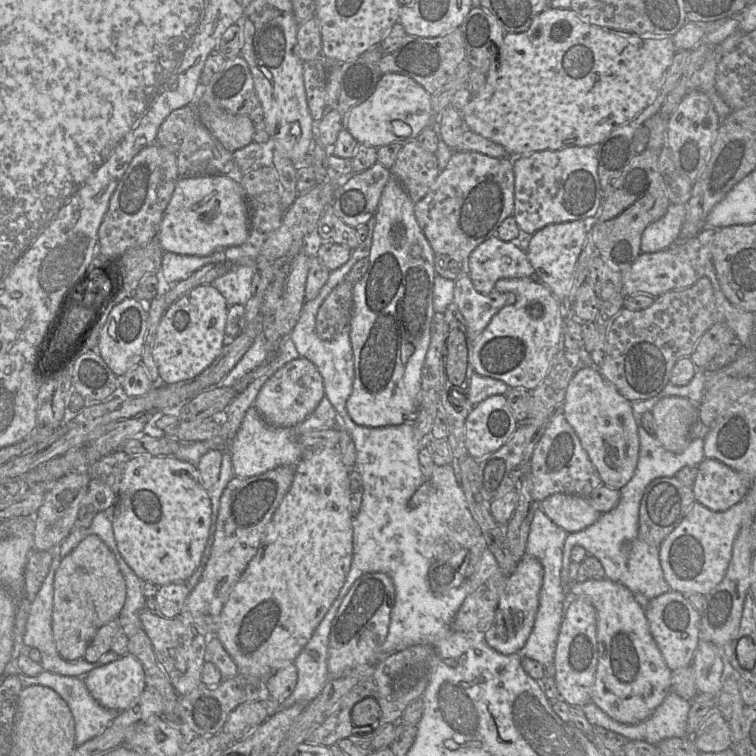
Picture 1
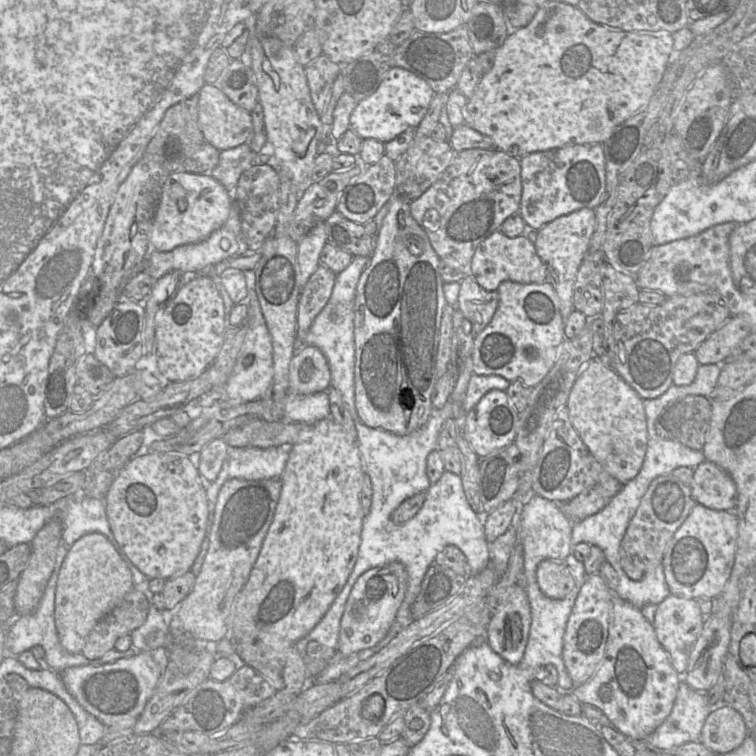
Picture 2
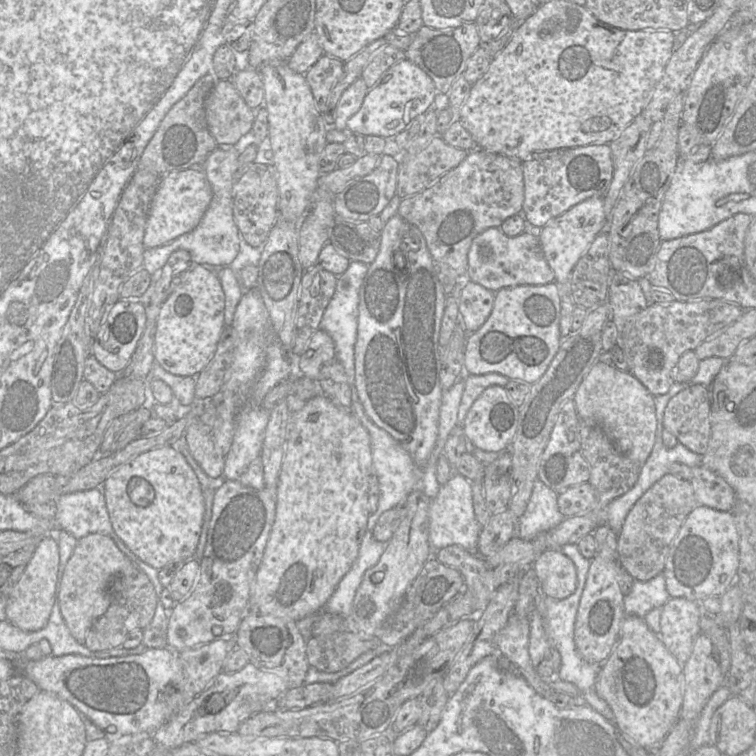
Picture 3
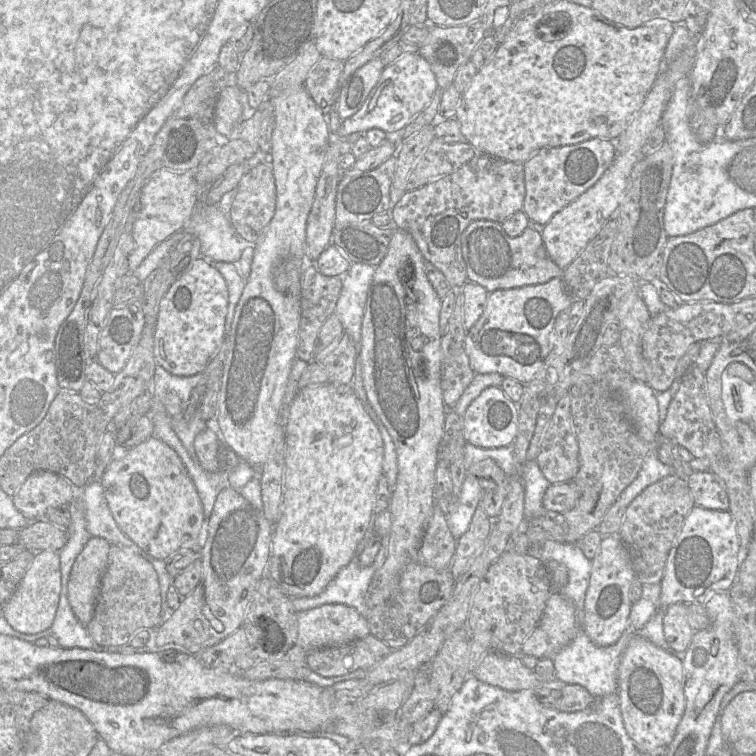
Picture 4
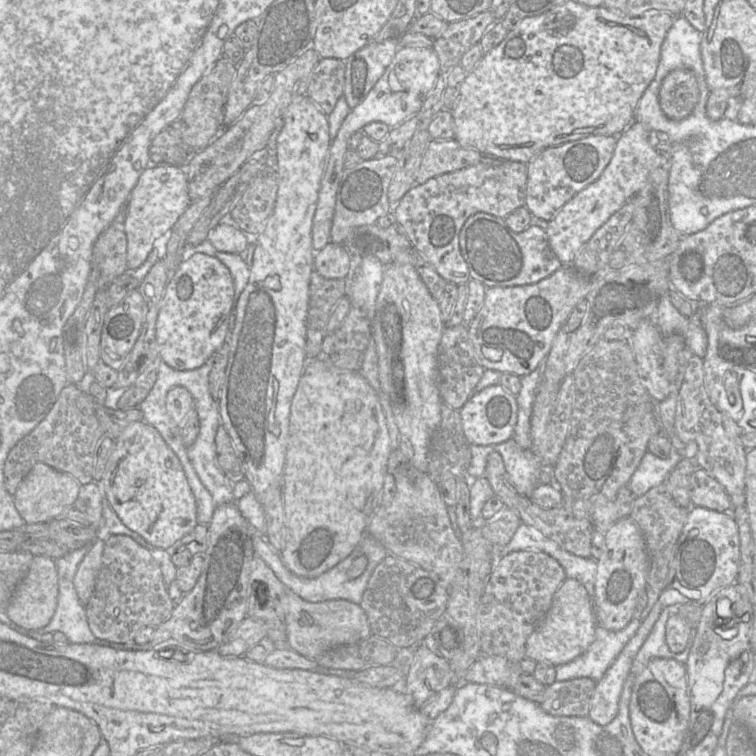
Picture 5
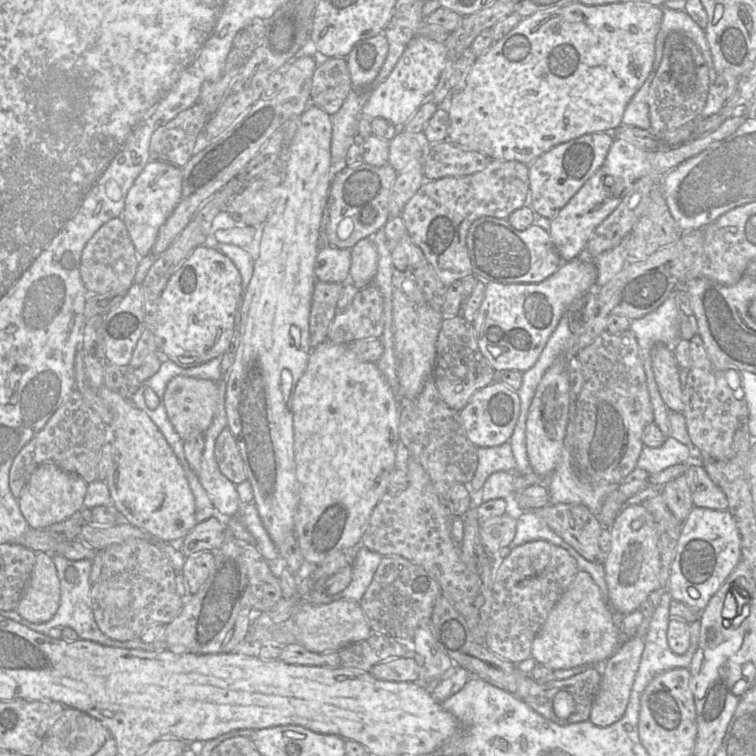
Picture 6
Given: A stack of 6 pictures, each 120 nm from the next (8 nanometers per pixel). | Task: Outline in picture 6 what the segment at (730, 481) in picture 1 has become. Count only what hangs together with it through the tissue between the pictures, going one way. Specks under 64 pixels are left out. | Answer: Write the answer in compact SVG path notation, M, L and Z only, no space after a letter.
M692 465L685 472L691 499L695 507L727 510L725 493L709 477L703 466Z

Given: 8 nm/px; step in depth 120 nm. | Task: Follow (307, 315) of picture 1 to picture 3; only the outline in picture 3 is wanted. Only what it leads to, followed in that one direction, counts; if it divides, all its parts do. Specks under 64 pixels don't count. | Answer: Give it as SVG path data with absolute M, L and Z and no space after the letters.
M352 261L348 269L338 277L336 289L330 300L320 323L320 330L327 332L335 344L335 358L344 370L352 390L355 386L355 344L358 329L359 293L368 266L362 262Z

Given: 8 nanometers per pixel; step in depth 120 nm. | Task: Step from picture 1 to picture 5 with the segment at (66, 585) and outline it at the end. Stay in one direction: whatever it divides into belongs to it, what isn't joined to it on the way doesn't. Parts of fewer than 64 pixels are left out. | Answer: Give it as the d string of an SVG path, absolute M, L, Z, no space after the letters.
M104 539L94 540L75 574L74 586L79 600L84 606L87 605L95 590L96 580L103 565L105 544Z

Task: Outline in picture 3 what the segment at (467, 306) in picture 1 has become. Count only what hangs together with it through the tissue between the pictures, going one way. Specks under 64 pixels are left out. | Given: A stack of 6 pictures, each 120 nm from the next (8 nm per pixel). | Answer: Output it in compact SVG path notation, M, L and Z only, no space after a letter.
M467 280L458 299L459 320L467 333L477 331L487 320L494 305L495 292Z

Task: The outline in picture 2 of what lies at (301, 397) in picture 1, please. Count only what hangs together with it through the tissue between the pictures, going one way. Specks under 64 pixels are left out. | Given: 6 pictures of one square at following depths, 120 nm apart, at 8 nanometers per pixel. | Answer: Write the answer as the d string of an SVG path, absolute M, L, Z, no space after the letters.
M312 345L297 350L289 365L289 393L313 394L328 391L331 373L325 355Z

